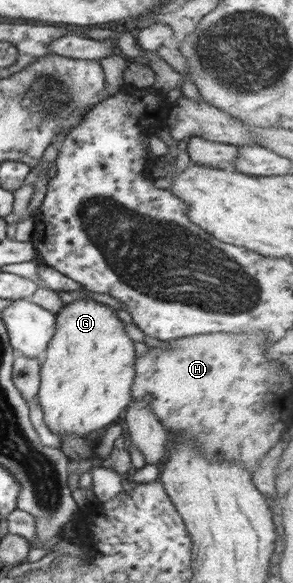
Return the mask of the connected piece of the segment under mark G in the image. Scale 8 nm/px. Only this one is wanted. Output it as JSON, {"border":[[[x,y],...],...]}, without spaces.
{"border":[[[83,298],[64,304],[56,314],[55,334],[47,345],[40,365],[38,401],[44,412],[44,422],[51,432],[58,434],[61,441],[61,433],[86,438],[93,431],[109,427],[132,402],[132,384],[136,376],[135,346],[115,311],[109,305]]]}

